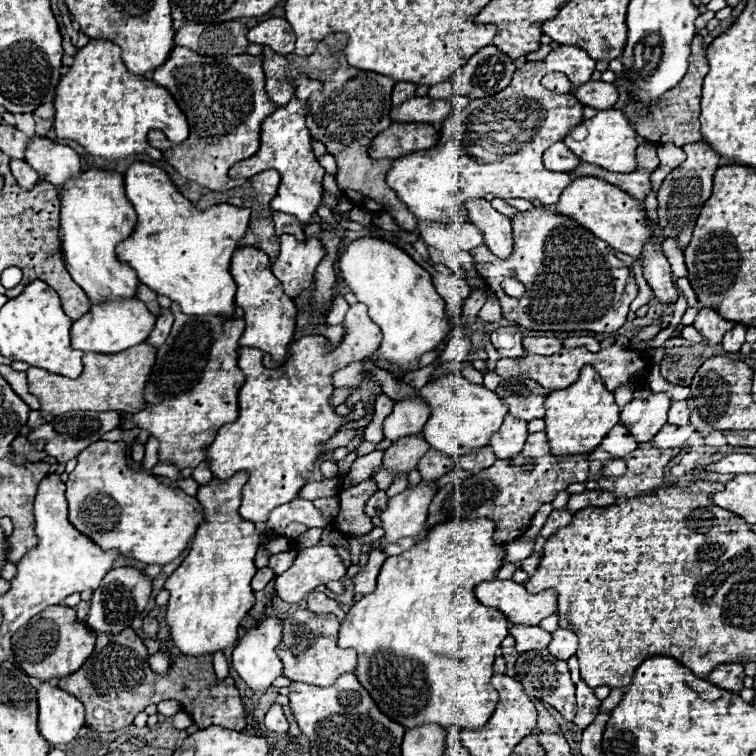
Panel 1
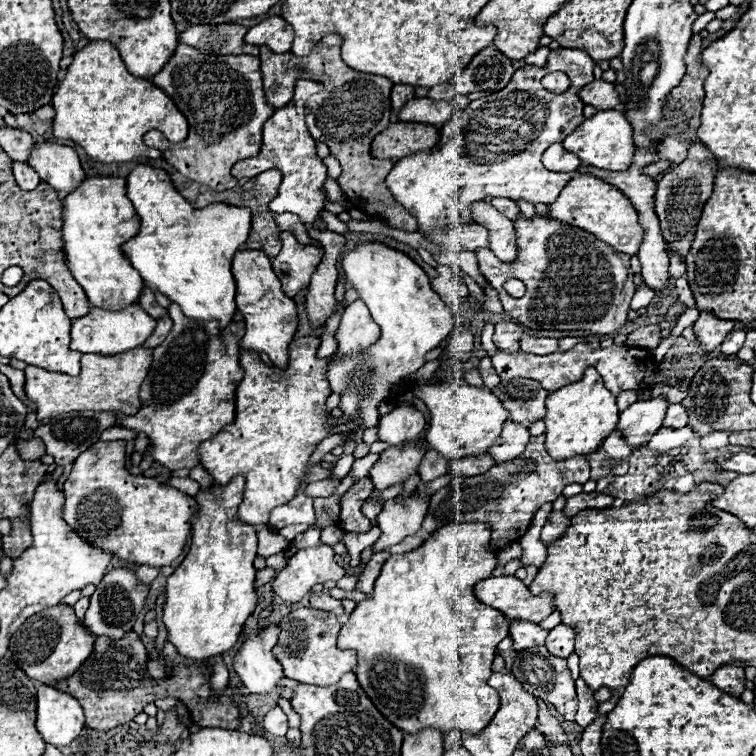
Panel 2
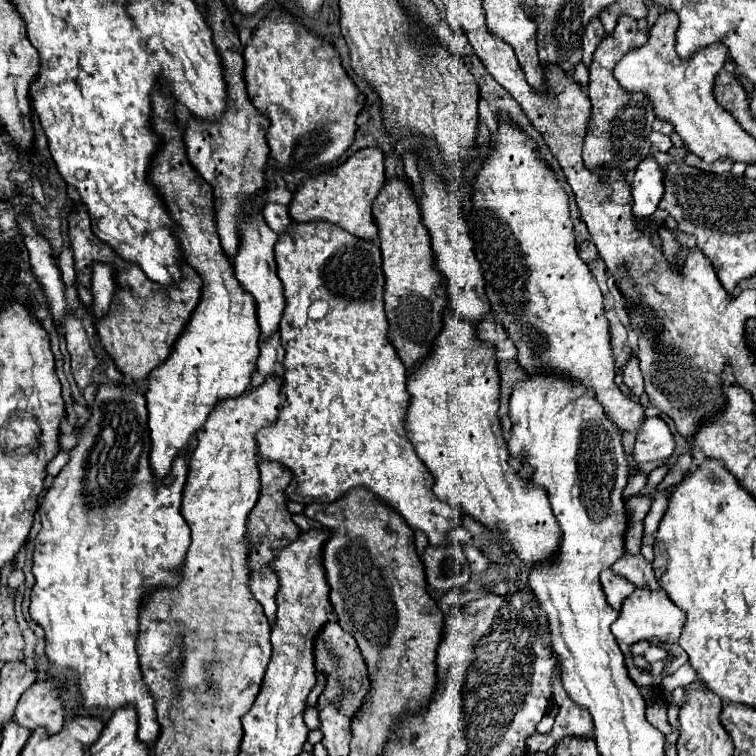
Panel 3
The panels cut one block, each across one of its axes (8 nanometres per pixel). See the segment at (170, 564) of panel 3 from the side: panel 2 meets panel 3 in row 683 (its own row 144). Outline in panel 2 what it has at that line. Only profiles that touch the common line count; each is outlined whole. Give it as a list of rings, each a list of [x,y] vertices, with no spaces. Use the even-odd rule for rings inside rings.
[[[90,42],[74,54],[74,62],[68,66],[64,82],[52,96],[52,104],[56,110],[52,122],[54,138],[74,140],[92,160],[104,164],[130,162],[134,158],[158,160],[162,152],[142,142],[148,130],[160,130],[174,144],[188,136],[188,122],[174,102],[152,82],[132,76],[110,42]]]

